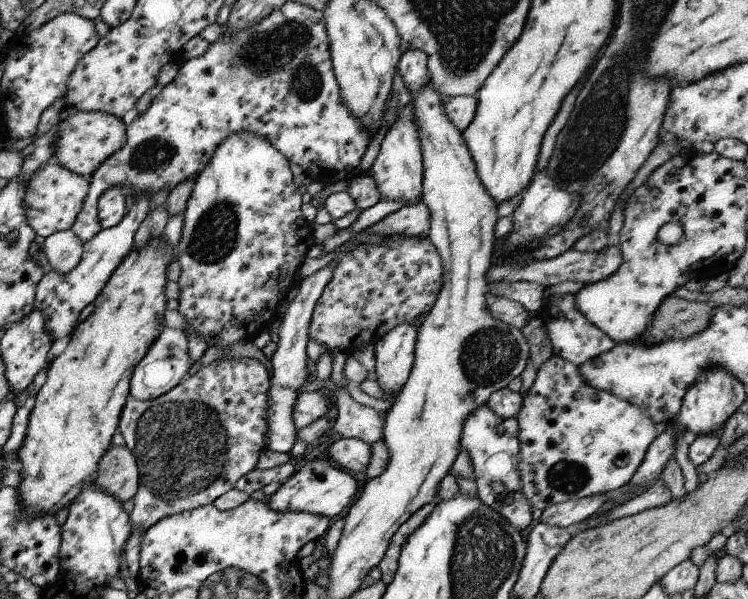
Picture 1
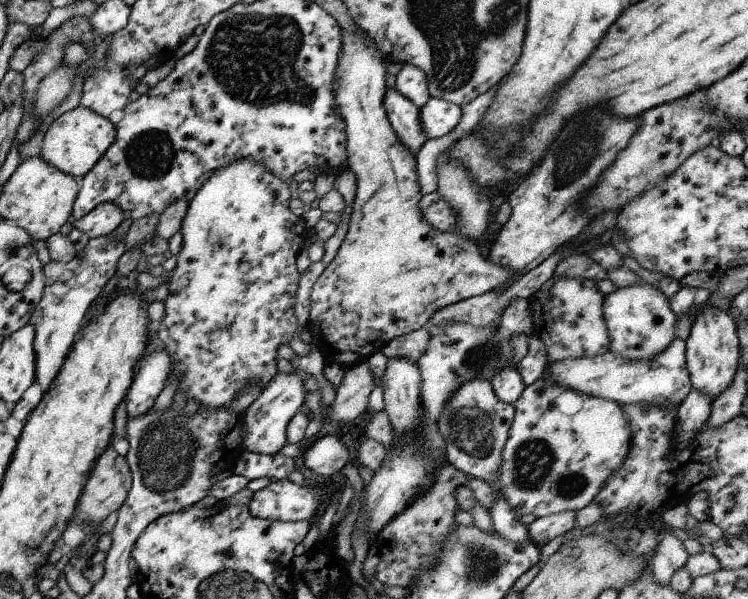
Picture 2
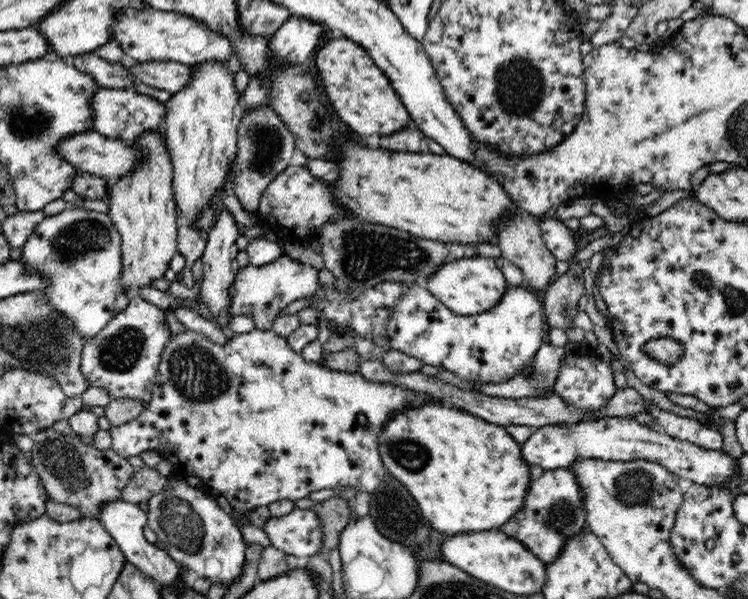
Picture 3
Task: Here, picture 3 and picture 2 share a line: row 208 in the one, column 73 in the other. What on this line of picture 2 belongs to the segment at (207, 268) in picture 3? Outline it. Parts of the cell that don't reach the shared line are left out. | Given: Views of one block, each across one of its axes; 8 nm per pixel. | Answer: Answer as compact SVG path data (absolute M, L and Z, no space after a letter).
M113 202L97 204L89 214L70 221L77 230L89 238L105 237L117 229L125 217L124 207Z

